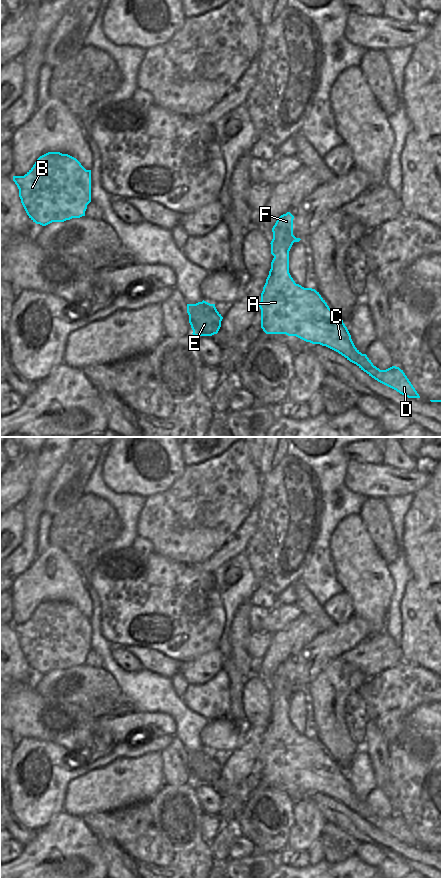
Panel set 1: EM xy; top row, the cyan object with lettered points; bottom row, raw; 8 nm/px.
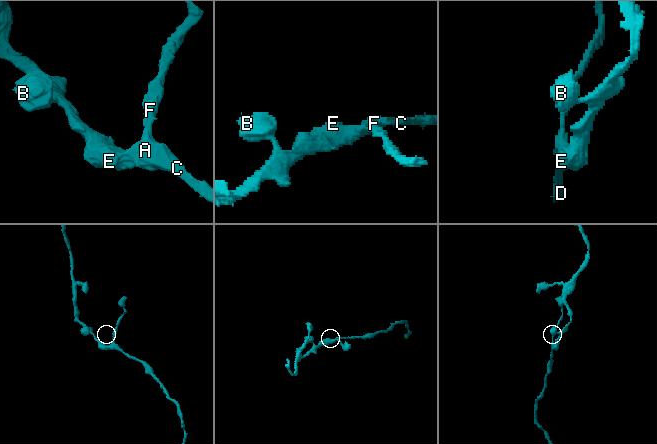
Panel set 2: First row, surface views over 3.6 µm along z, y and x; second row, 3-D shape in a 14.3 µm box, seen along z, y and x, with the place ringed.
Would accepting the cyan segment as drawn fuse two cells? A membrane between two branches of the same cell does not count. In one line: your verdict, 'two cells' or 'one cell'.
one cell

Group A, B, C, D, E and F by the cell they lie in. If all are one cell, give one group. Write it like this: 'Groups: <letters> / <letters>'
Groups: A B C D E F.

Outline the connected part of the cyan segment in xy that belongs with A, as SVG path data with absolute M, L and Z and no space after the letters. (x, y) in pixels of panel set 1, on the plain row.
M287 660L281 663L272 676L271 702L274 704L271 717L261 741L259 755L261 757L261 776L266 782L286 782L296 784L312 792L326 794L350 810L378 830L396 838L408 846L420 846L419 842L399 815L392 814L380 818L373 813L366 802L362 802L354 793L351 783L343 768L327 753L319 740L312 736L304 736L296 732L289 721L289 699L294 690L301 687L293 683L294 664Z

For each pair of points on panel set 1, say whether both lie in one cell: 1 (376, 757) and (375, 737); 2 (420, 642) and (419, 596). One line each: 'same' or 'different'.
1: same
2: same

